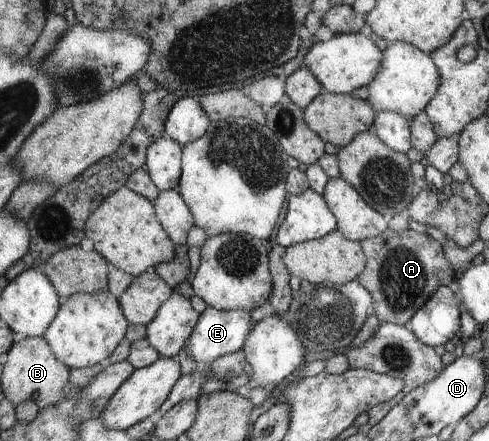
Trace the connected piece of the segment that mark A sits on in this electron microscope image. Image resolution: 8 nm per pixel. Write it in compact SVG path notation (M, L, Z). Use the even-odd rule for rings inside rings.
M388 228L382 235L362 241L361 247L367 262L357 280L373 294L374 315L381 324L405 325L425 306L438 286L449 286L454 280L455 271L444 255L443 246L426 233Z

